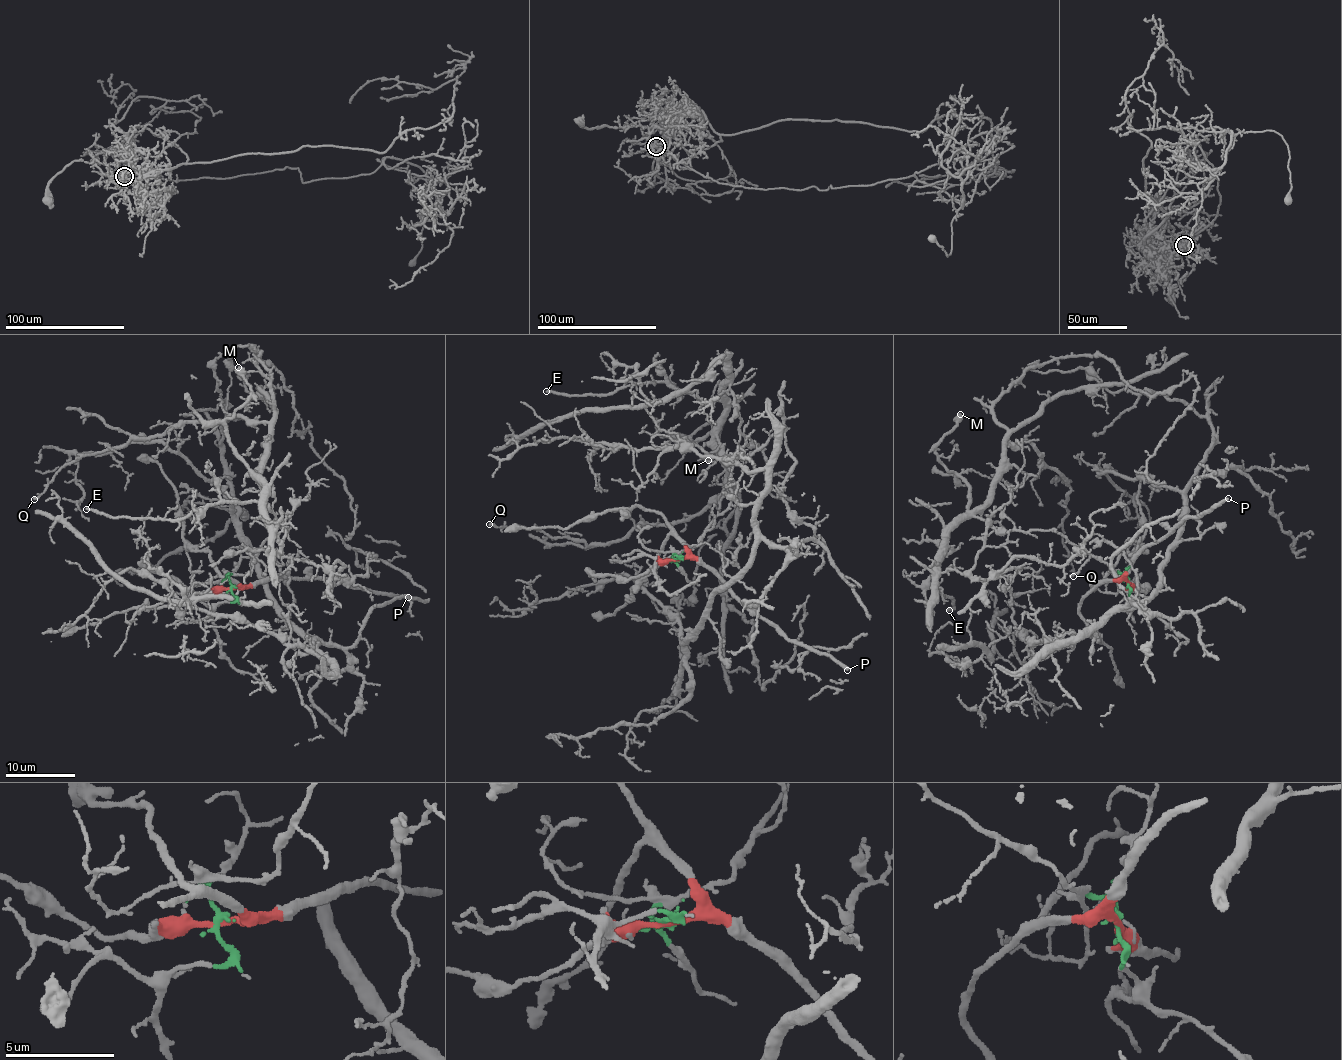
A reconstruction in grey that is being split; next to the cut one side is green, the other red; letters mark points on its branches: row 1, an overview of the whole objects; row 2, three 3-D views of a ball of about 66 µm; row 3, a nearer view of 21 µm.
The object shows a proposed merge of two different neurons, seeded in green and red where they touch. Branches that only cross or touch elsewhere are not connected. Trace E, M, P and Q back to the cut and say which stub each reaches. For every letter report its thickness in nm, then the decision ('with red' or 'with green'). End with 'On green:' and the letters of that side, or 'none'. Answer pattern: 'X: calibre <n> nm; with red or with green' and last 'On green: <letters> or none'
E: calibre 220 nm; with green
M: calibre 480 nm; with green
P: calibre 300 nm; with red
Q: calibre 110 nm; with green
On green: E, M, Q

